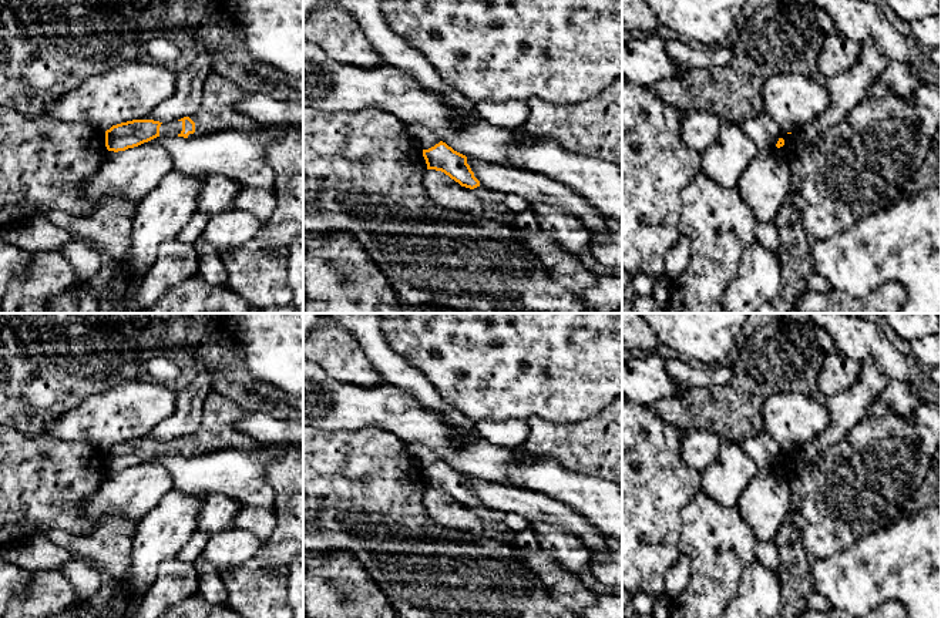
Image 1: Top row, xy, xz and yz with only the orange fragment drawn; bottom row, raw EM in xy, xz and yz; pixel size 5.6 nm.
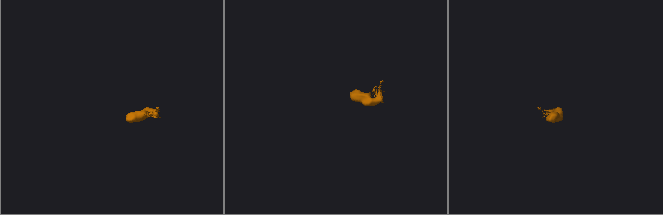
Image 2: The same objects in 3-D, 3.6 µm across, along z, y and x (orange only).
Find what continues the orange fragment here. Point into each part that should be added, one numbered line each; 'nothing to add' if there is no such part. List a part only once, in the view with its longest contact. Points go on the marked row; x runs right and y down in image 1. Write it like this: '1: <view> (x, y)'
1: xy (221, 97)

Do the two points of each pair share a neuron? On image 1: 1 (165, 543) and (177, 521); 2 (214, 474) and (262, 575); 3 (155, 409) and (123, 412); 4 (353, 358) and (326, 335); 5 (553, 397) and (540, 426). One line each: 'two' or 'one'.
1: one
2: two
3: one
4: one
5: two

